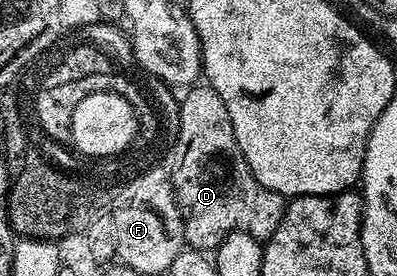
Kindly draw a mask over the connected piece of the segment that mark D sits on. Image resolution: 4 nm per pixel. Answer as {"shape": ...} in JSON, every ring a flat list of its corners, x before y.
{"shape":[[196,85,191,92,183,95,180,109,177,142,171,150,171,195,176,210,179,215,181,211,181,219,185,222,184,242,194,251,213,253,232,231,251,233,251,237,262,241,271,238,275,229,279,229,279,221,285,212,286,196,267,189,251,173,235,141,235,129,231,129,231,117,227,117,227,105,223,105,223,97,219,97,213,87]]}

